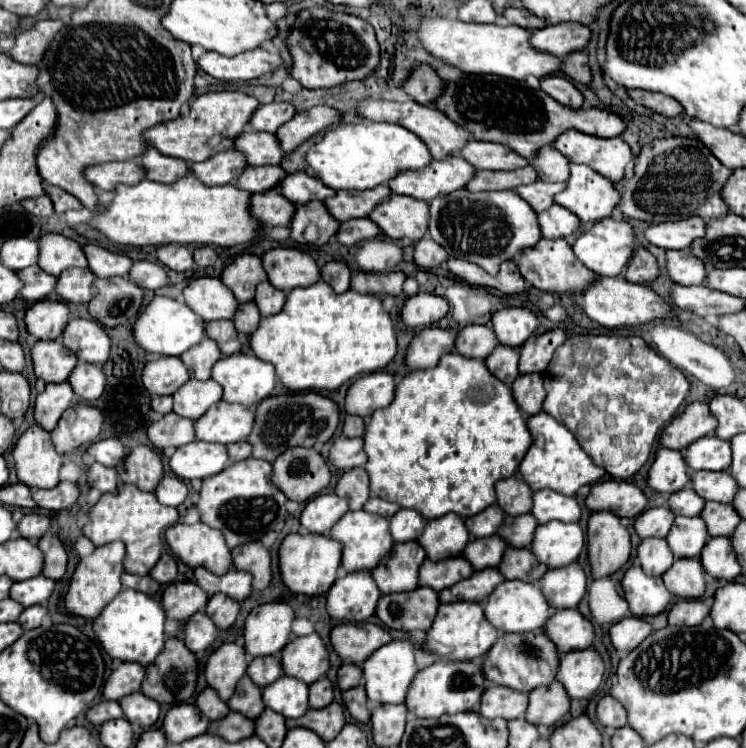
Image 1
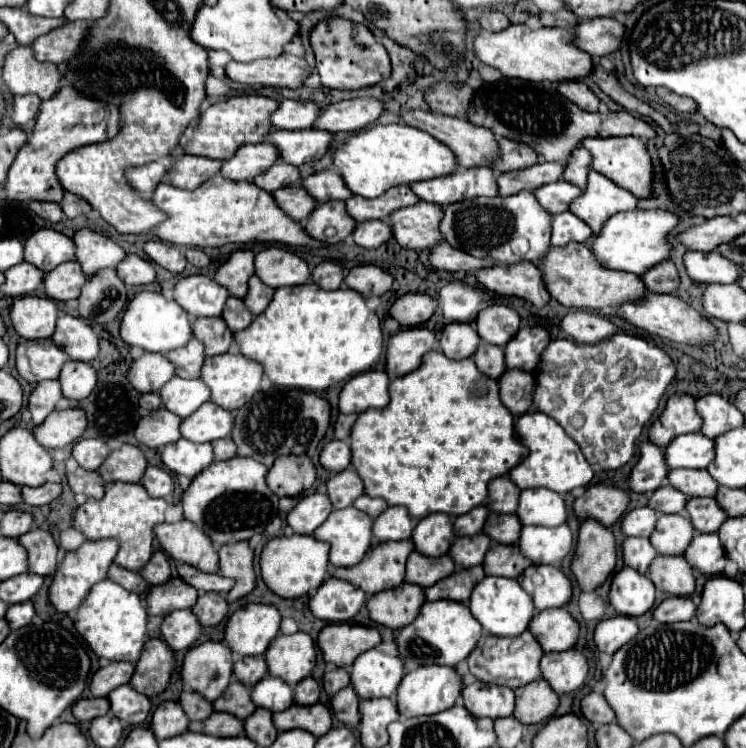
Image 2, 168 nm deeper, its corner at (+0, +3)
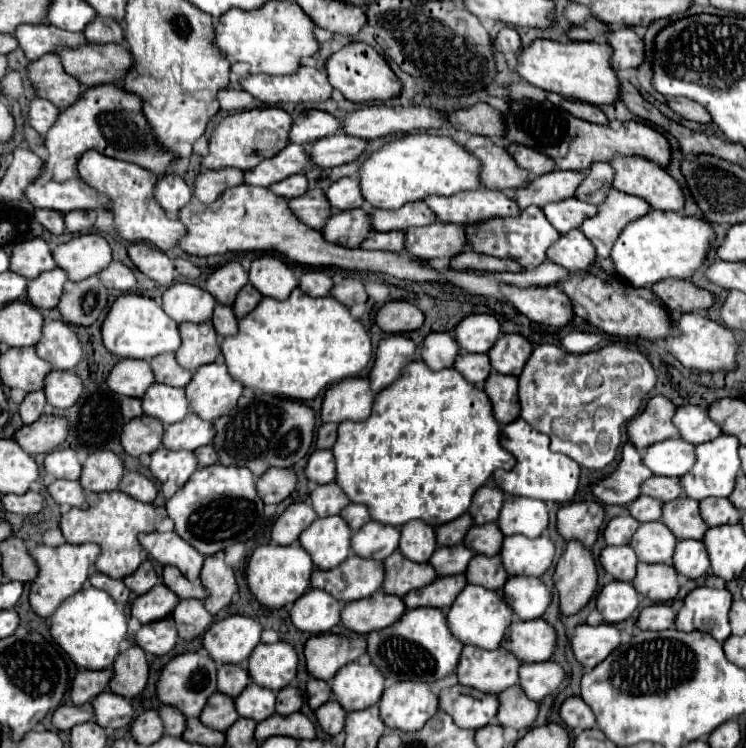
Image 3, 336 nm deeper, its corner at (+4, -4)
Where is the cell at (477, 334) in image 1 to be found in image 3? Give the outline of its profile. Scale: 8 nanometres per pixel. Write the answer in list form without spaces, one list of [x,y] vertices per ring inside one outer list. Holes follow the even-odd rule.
[[[432,332],[424,338],[420,360],[426,362],[426,366],[432,370],[442,370],[452,368],[458,354],[460,346],[448,332]]]

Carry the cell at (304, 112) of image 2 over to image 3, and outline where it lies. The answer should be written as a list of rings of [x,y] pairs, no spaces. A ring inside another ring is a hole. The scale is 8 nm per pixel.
[[[306,110],[298,114],[290,128],[290,140],[294,144],[310,144],[324,136],[332,136],[340,130],[340,120],[322,110]]]

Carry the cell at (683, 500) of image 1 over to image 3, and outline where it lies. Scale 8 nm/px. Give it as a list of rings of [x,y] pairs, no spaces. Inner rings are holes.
[[[638,496],[634,504],[628,506],[630,516],[634,516],[638,522],[652,522],[662,518],[662,502],[658,498],[648,498],[648,496]]]

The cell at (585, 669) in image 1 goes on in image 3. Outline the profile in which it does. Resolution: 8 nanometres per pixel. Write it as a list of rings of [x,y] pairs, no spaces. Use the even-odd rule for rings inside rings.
[[[552,660],[542,664],[522,664],[520,668],[520,686],[526,690],[526,696],[536,702],[558,690],[564,680],[564,668]]]

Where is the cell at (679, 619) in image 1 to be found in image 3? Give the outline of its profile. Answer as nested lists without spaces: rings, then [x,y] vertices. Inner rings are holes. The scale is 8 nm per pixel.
[[[652,604],[638,616],[636,626],[640,630],[668,630],[674,626],[676,612],[668,604]]]

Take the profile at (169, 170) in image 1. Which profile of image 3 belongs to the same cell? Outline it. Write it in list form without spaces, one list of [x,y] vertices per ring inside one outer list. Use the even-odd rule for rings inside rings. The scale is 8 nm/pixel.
[[[238,168],[204,170],[194,178],[192,194],[196,200],[204,204],[212,204],[222,194],[222,190],[238,184],[242,184],[242,172]]]

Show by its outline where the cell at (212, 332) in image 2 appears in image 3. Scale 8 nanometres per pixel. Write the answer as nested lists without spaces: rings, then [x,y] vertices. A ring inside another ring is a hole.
[[[184,322],[180,324],[180,336],[182,336],[182,346],[176,352],[176,358],[180,366],[186,366],[190,372],[194,372],[204,364],[214,362],[220,356],[218,334],[212,322],[202,322],[202,324]]]

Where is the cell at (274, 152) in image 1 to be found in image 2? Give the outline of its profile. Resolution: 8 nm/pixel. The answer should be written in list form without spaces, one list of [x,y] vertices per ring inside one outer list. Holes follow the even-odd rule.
[[[306,129],[306,131],[272,131],[266,141],[278,147],[284,163],[302,165],[322,159],[334,141],[334,133],[322,129]]]

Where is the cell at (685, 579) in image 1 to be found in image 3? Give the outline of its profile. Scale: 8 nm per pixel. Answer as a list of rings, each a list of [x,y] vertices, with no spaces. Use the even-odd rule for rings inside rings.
[[[638,562],[634,588],[652,602],[672,602],[680,590],[678,572],[670,564]]]

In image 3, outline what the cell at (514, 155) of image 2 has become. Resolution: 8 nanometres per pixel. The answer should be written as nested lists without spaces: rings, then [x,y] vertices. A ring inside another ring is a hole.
[[[510,144],[508,154],[516,160],[516,164],[528,172],[532,172],[534,176],[540,174],[548,174],[554,170],[554,162],[550,158],[546,158],[544,154],[538,154],[536,150],[530,150],[526,146],[518,146],[518,144]]]

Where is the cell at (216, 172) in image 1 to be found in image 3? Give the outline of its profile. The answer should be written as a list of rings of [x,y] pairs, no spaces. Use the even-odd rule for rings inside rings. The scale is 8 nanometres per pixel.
[[[288,142],[280,154],[262,160],[256,168],[244,170],[244,182],[250,186],[268,188],[270,184],[280,182],[282,178],[302,172],[306,164],[308,164],[308,154],[304,146]]]

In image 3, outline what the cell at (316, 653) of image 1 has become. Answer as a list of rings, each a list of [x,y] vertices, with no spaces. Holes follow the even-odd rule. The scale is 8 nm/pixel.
[[[290,642],[258,644],[250,656],[250,678],[258,686],[266,686],[274,692],[288,686],[298,672],[298,654]]]

